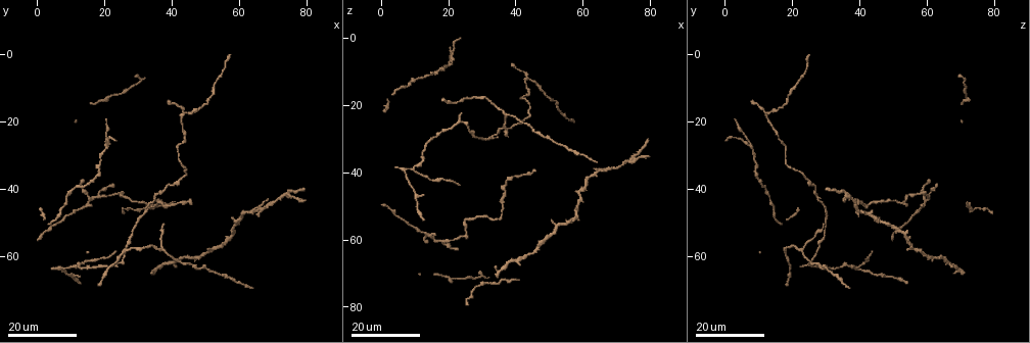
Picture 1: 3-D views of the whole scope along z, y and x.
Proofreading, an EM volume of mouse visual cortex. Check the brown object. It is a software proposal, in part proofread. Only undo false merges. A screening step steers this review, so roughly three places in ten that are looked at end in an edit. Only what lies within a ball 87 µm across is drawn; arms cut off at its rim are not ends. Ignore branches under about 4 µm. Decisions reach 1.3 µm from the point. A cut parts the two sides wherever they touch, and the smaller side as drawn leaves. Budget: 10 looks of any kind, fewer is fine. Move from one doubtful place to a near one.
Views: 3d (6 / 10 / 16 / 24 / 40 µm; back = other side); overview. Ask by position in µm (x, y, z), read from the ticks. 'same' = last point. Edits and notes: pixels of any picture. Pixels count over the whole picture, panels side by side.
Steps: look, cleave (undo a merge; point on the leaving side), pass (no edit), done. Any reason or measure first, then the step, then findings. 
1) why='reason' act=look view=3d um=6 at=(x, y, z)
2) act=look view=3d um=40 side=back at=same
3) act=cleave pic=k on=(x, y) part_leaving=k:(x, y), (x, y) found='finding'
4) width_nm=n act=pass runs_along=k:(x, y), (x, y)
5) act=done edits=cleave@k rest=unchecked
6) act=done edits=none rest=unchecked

act=look view=3d um=16 at=(43.5, 18.0, 12.0)

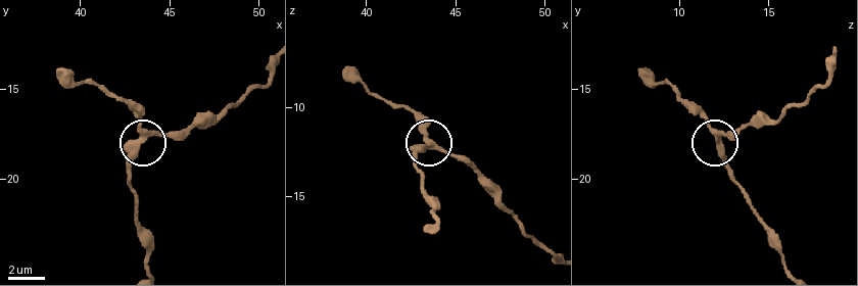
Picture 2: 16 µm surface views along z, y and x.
act=look view=3d um=6 at=(43.5, 17.4, 11.8)

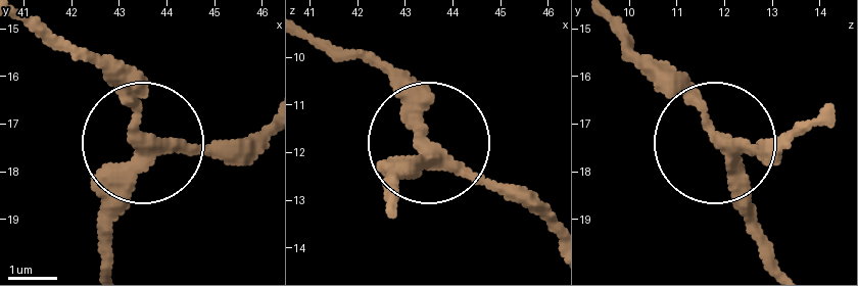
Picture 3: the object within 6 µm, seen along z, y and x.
arms=3 act=pass found='continuous, no second neuron'

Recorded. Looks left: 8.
why='sudden change in width' act=look view=3d um=24 at=(18.5, 33.0, 9.5)

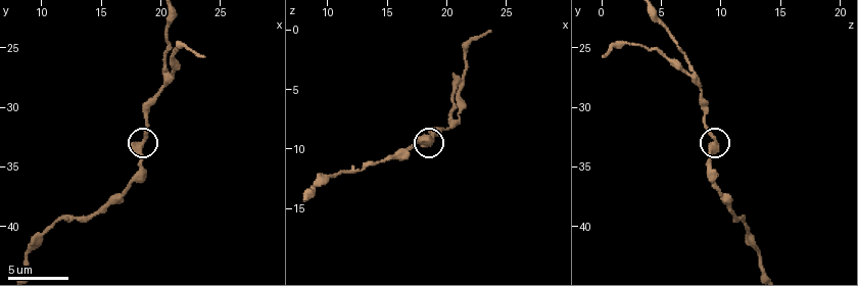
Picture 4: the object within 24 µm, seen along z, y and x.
why='closer look' act=look view=3d um=6 at=(18.8, 32.6, 9.4)

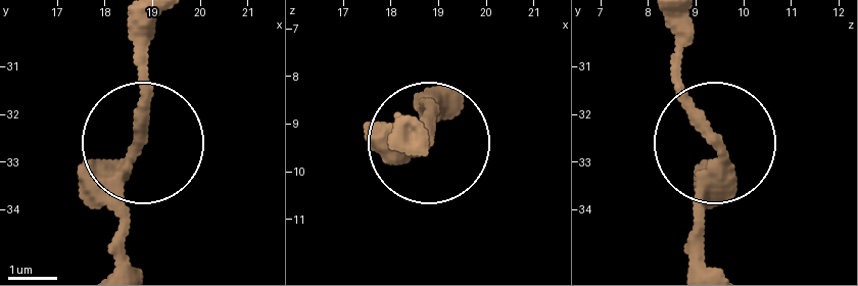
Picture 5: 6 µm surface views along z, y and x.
act=pass runs_along=5:(710, 267), (714, 132), (669, 22) found='continuous, no second neuron'

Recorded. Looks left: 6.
why='arms part here' act=look view=3d um=10 at=(20.8, 27.2, 7.6)

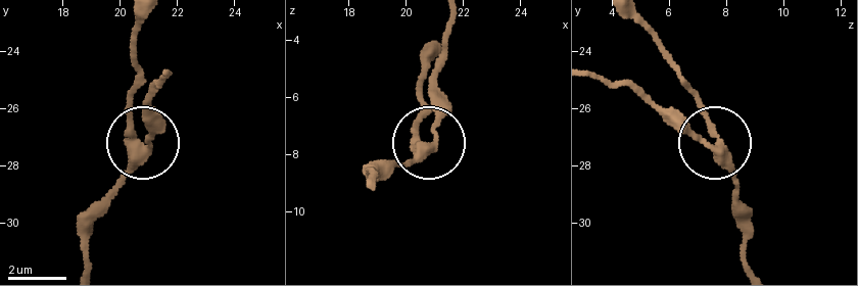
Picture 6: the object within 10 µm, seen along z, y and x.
width_nm=310 act=pass runs_along=6:(751, 269), (733, 167), (689, 88) found='all the same neuron'

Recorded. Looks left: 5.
why='branch point' act=look view=3d um=24 at=(36.5, 57.0, 23.0)

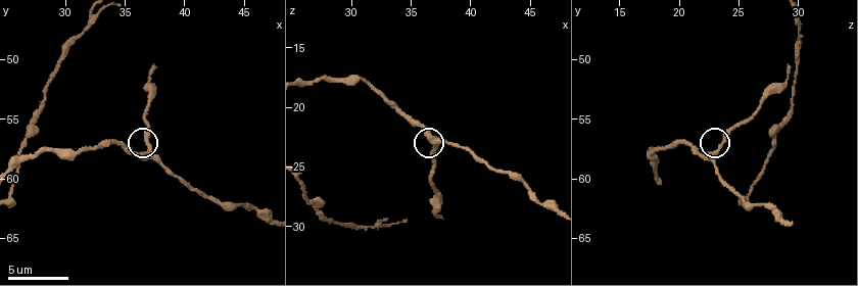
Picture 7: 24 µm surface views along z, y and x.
act=look view=3d um=6 at=(37.2, 57.6, 23.4)

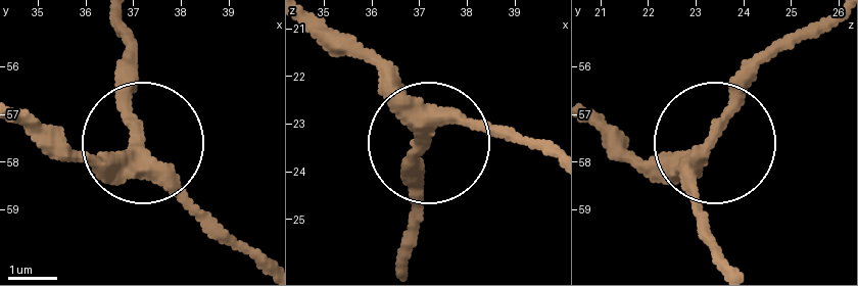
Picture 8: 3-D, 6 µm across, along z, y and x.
act=look view=3d um=6 side=back at=(37.05, 57.50, 23.25)

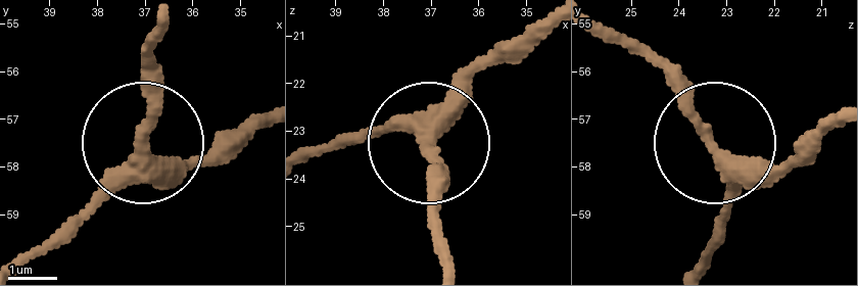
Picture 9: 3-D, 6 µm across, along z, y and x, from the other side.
width_nm=280 act=pass runs_along=9:(24, 259), (141, 141), (145, 48) found='continuous, no second neuron'

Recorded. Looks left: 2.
why='three arms meet' act=look view=3d um=24 at=(10.0, 63.0, 38.5)

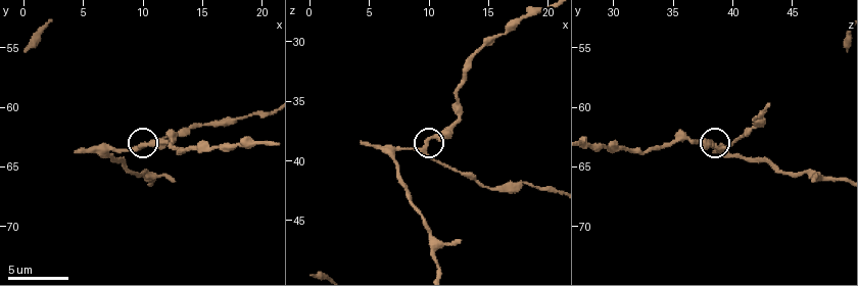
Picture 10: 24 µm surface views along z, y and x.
act=look view=3d um=10 at=(9.6, 63.6, 39.0)

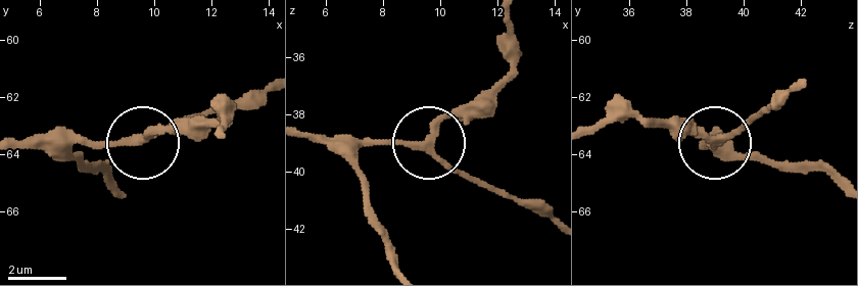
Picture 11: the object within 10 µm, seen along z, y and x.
side_arm_um=17 act=pass found='continuous, no second neuron'

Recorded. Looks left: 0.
act=done edits=none rest=unchecked

